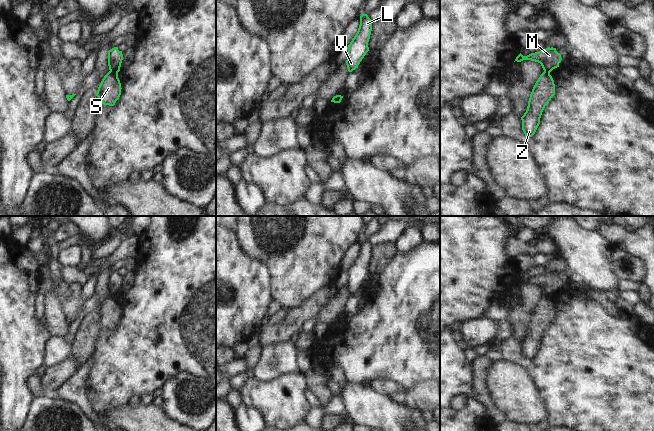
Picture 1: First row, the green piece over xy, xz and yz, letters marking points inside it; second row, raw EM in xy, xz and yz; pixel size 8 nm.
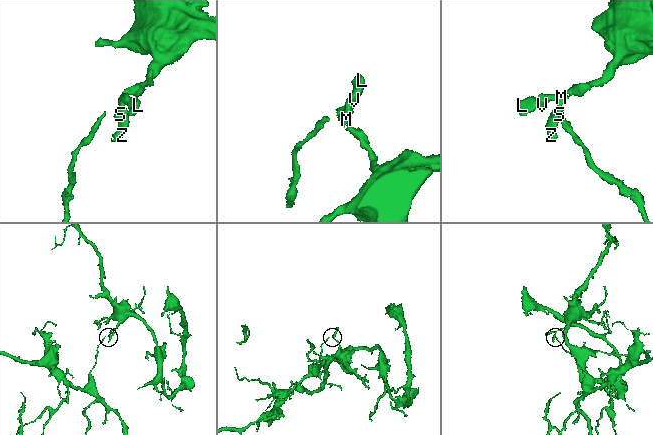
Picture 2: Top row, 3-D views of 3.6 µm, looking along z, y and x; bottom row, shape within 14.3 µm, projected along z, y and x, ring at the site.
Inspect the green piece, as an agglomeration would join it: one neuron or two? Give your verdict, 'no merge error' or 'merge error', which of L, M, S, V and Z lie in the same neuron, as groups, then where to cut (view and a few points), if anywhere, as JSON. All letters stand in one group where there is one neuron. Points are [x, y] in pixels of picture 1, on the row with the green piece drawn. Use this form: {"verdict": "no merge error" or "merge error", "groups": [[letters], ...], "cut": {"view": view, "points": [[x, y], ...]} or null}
{"verdict": "merge error", "groups": [["L", "M", "V"], ["S", "Z"]], "cut": {"view": "xy", "points": [[110, 70], [117, 73]]}}

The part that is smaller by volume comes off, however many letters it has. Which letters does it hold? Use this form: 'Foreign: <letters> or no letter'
Foreign: S, Z

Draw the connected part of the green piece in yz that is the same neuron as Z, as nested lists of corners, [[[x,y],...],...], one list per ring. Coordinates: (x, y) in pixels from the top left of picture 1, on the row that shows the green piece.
[[[543,72],[532,89],[527,110],[521,117],[522,130],[527,139],[535,134],[540,124],[542,112],[554,95],[554,80],[550,73]]]

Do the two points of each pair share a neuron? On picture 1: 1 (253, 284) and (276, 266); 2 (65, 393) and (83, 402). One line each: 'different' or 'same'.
1: different
2: same

